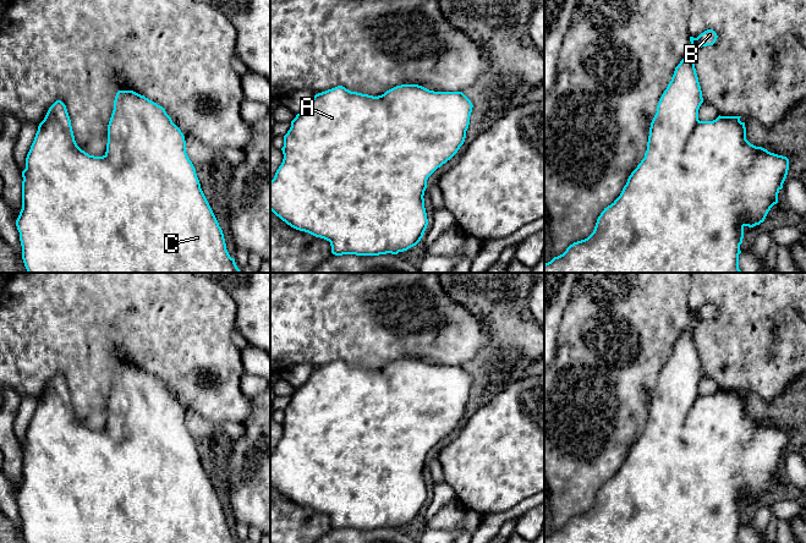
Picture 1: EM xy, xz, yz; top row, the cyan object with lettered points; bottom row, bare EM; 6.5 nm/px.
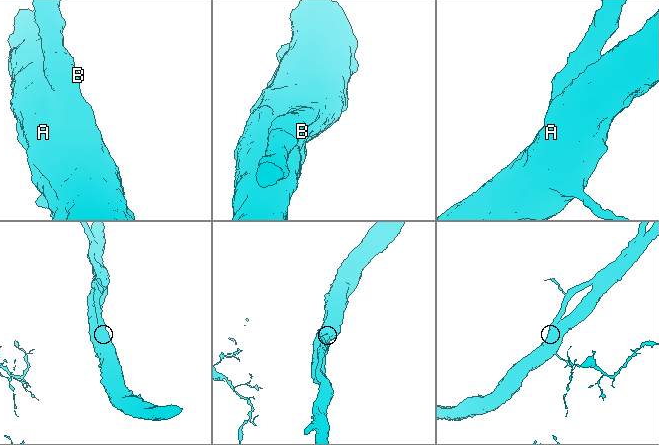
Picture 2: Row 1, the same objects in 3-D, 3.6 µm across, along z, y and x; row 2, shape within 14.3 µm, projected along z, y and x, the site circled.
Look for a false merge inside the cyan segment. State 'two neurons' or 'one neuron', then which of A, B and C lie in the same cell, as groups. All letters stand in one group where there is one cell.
one neuron; A B C

